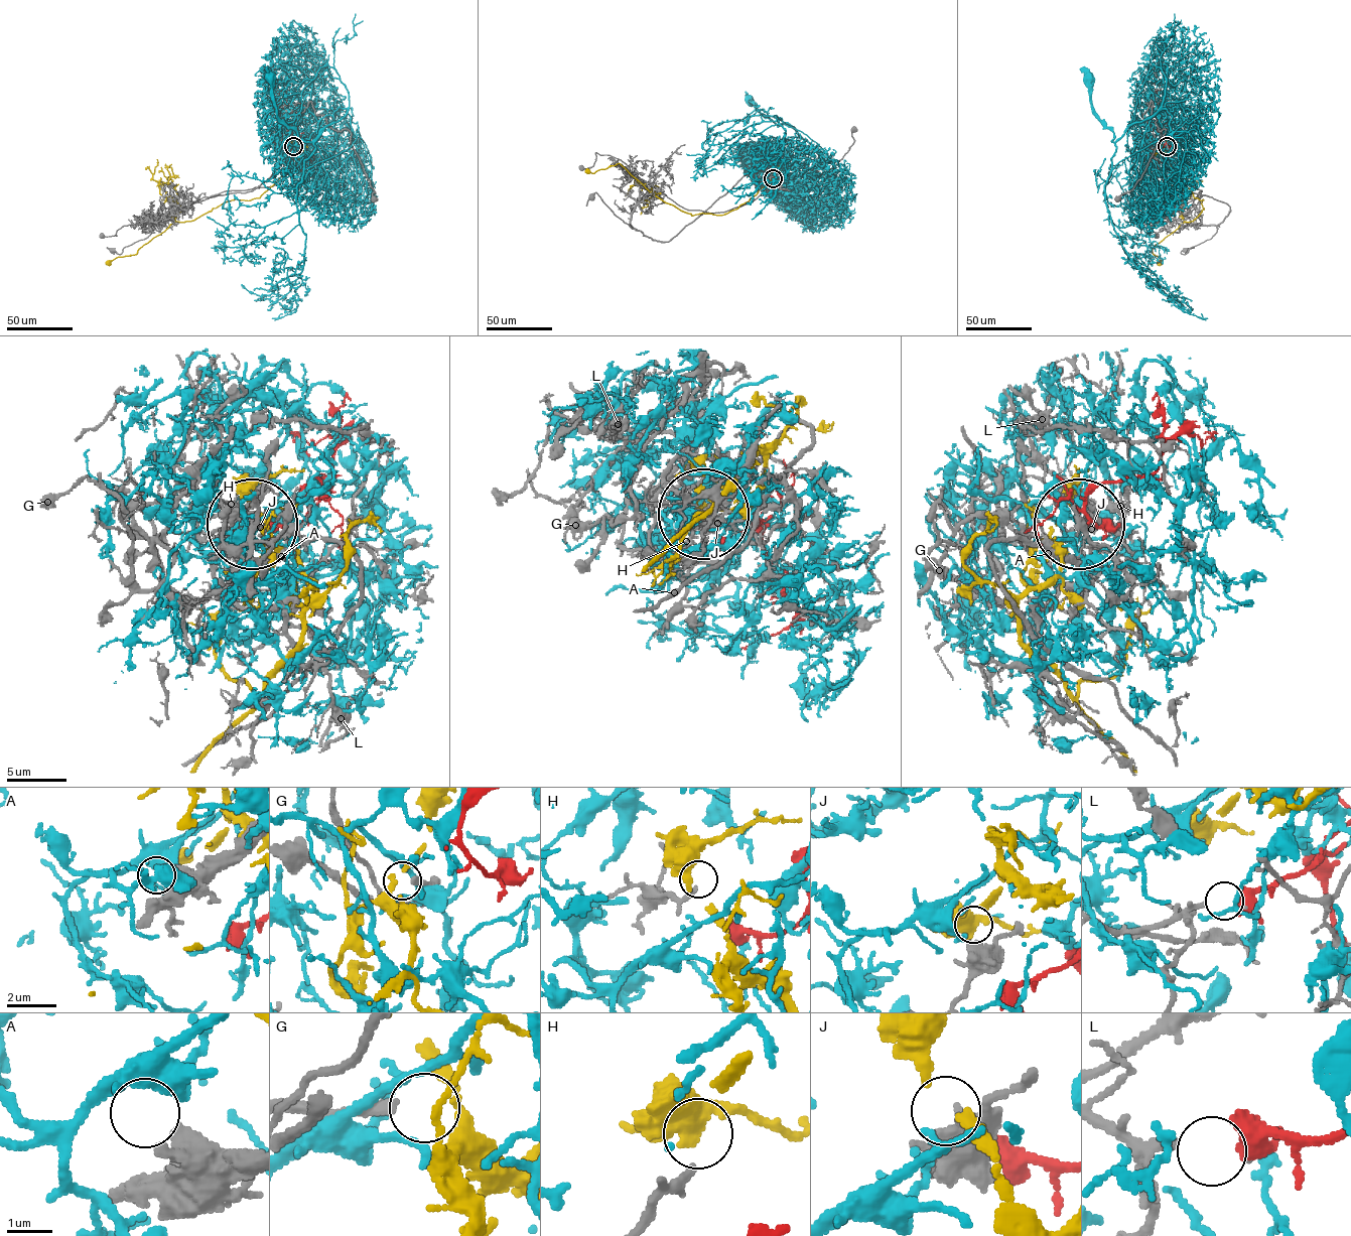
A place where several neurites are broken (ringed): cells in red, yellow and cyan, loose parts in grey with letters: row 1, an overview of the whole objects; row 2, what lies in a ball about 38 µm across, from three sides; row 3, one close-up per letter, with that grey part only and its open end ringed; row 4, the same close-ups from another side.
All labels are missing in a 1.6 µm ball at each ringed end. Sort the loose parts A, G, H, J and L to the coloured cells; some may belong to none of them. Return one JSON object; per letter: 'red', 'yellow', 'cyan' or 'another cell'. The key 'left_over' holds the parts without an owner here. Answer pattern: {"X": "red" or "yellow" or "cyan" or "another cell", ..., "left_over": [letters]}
{"A": "another cell", "G": "another cell", "H": "another cell", "J": "yellow", "L": "red", "left_over": ["A", "G", "H"]}

